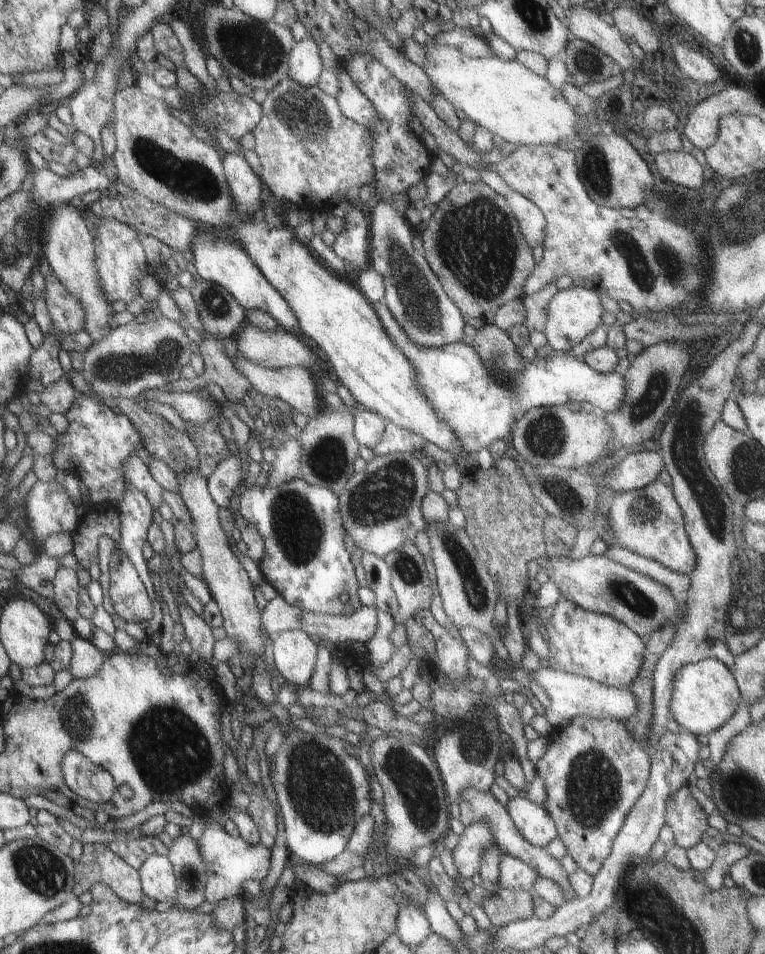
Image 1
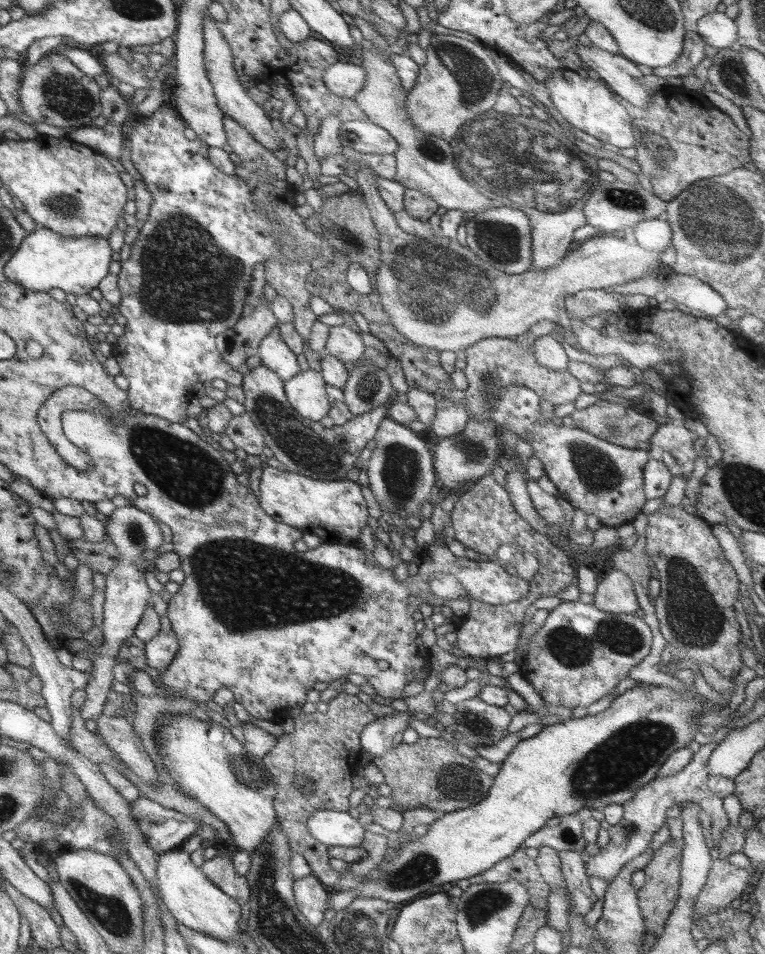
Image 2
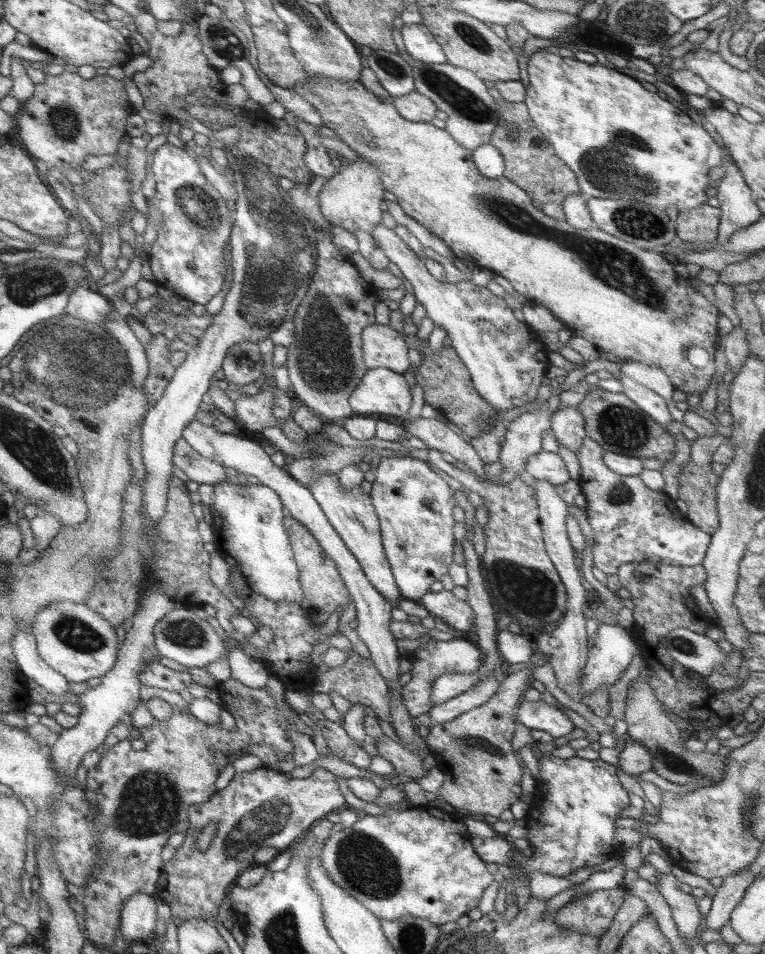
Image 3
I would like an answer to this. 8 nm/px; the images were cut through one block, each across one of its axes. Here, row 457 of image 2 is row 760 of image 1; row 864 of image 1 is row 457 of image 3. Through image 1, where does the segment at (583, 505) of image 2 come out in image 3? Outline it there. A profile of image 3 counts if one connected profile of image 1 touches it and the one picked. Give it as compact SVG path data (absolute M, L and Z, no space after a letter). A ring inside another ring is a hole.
M585 438L575 452L581 474L579 486L585 496L585 514L593 532L593 568L605 576L617 574L621 564L665 564L665 566L699 566L709 546L711 534L693 526L683 514L677 512L675 500L663 492L647 488L641 478L621 478L605 466L603 448Z

